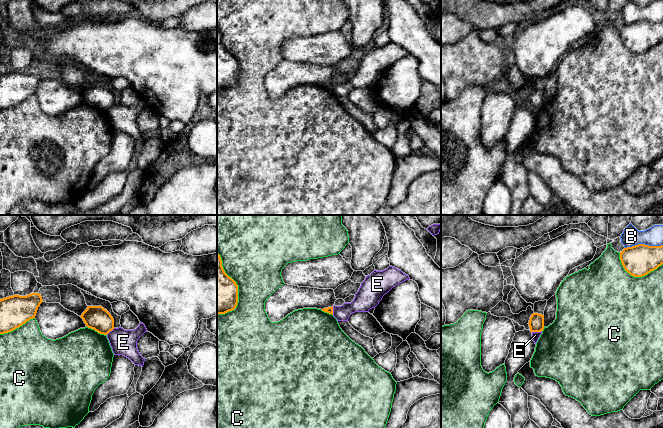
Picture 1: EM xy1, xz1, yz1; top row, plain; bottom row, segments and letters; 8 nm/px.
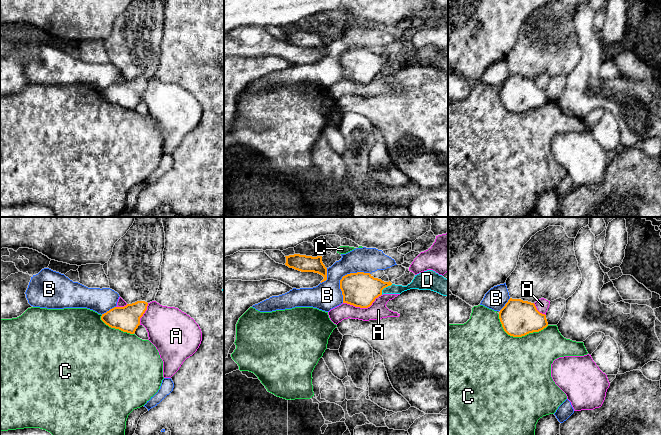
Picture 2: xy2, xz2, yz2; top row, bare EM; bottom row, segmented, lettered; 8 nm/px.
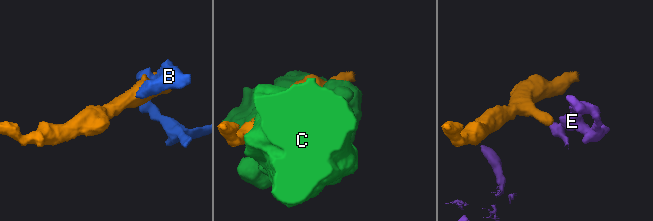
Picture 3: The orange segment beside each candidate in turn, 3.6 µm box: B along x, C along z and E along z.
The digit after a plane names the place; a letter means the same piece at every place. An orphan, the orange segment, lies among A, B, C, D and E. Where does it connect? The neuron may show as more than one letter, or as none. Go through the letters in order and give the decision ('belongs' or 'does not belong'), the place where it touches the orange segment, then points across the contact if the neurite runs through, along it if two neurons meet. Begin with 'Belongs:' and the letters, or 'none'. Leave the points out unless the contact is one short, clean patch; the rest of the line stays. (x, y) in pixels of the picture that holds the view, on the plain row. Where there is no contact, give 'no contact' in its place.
Belongs: D
A: does not belong | xz2 (362, 83)
B: does not belong | xz2 (343, 52)
C: does not belong | yz2 (518, 112)
D: belongs | xz2 (385, 63) | across xz2 (360, 65), (385, 63), (406, 64), (415, 60)
E: does not belong | yz1 (536, 107) | along yz1 (541, 106), (532, 108)

